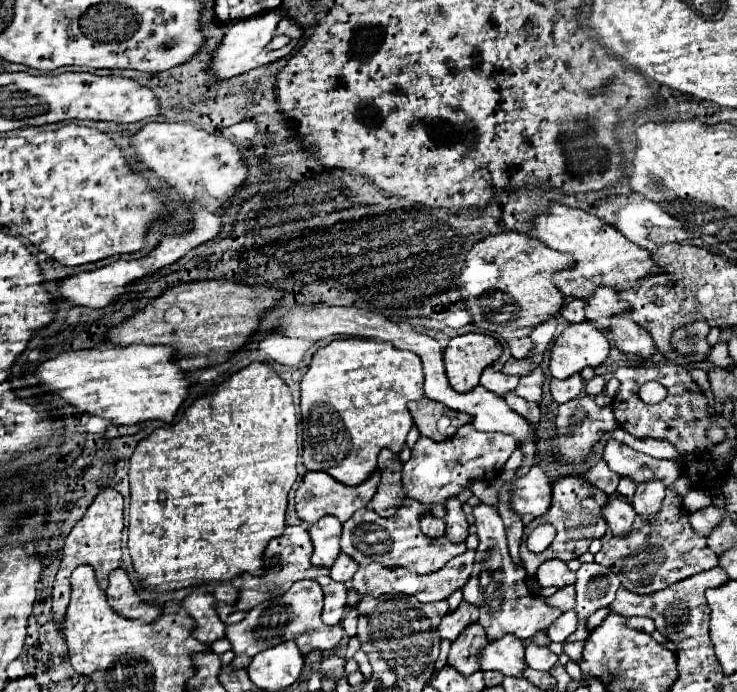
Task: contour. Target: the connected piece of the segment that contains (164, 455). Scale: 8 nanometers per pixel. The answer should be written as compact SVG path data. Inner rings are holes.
M252 362L250 366L230 374L224 382L214 384L208 392L204 392L200 398L196 398L180 416L176 424L156 428L150 436L138 442L132 458L130 458L130 508L128 508L128 550L136 568L136 574L142 580L142 586L156 588L160 592L166 590L178 590L186 586L196 586L202 582L216 582L216 580L230 580L236 578L242 572L260 574L262 572L262 552L268 546L268 540L274 536L280 536L284 530L284 514L288 504L288 492L292 484L296 482L296 462L298 462L298 426L296 426L296 414L292 404L290 388L284 384L284 380L276 374L276 370L268 362ZM164 492L164 498L158 498L158 494Z

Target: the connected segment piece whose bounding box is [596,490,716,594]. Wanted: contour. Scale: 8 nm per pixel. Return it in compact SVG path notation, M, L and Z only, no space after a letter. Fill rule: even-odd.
M672 490L666 492L660 512L650 522L636 516L632 530L624 536L612 536L596 554L596 562L612 568L622 576L622 586L636 594L652 594L664 590L696 572L716 566L716 554L708 548L706 538L692 530L688 516L684 516L682 500L676 500Z

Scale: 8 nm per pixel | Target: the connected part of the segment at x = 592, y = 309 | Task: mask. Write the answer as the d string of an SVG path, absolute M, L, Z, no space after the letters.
M596 288L592 296L586 298L586 318L598 320L602 328L608 328L608 316L628 310L628 304L618 300L614 288Z

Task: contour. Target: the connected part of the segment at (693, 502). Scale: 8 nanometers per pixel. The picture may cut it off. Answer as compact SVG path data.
M690 490L688 496L684 496L684 506L686 508L704 508L710 504L710 494L704 490Z

